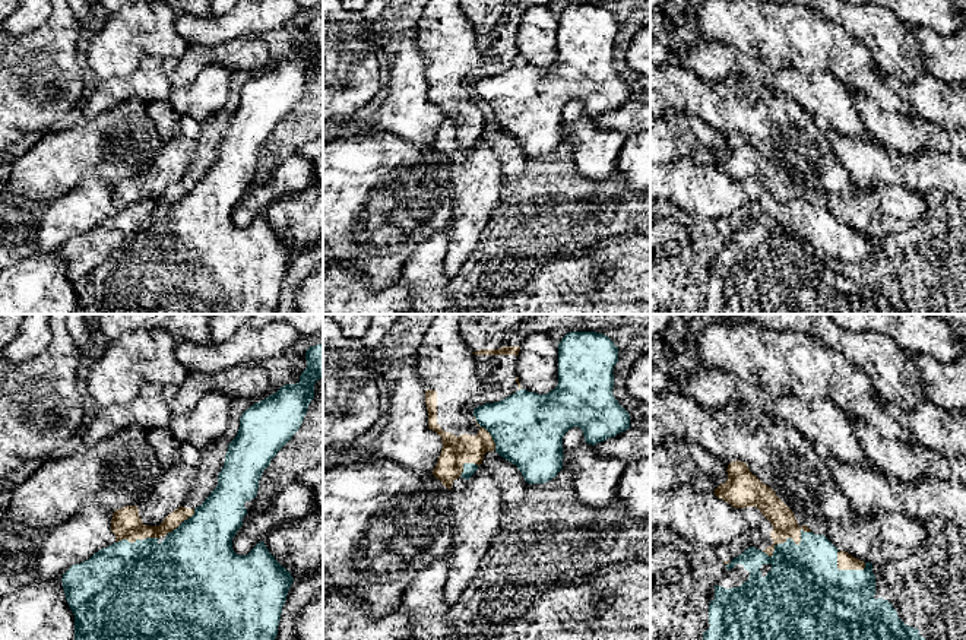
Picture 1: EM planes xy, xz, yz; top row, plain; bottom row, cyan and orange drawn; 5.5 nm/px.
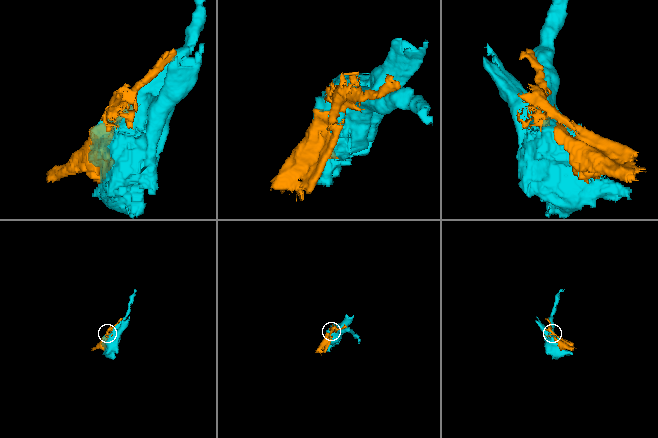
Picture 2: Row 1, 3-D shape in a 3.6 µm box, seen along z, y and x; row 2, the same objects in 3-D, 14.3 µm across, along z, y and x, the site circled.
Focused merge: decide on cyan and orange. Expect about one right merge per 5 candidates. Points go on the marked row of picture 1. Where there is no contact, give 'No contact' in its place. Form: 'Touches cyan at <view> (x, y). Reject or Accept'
Touches cyan at yz (788, 538). Reject

